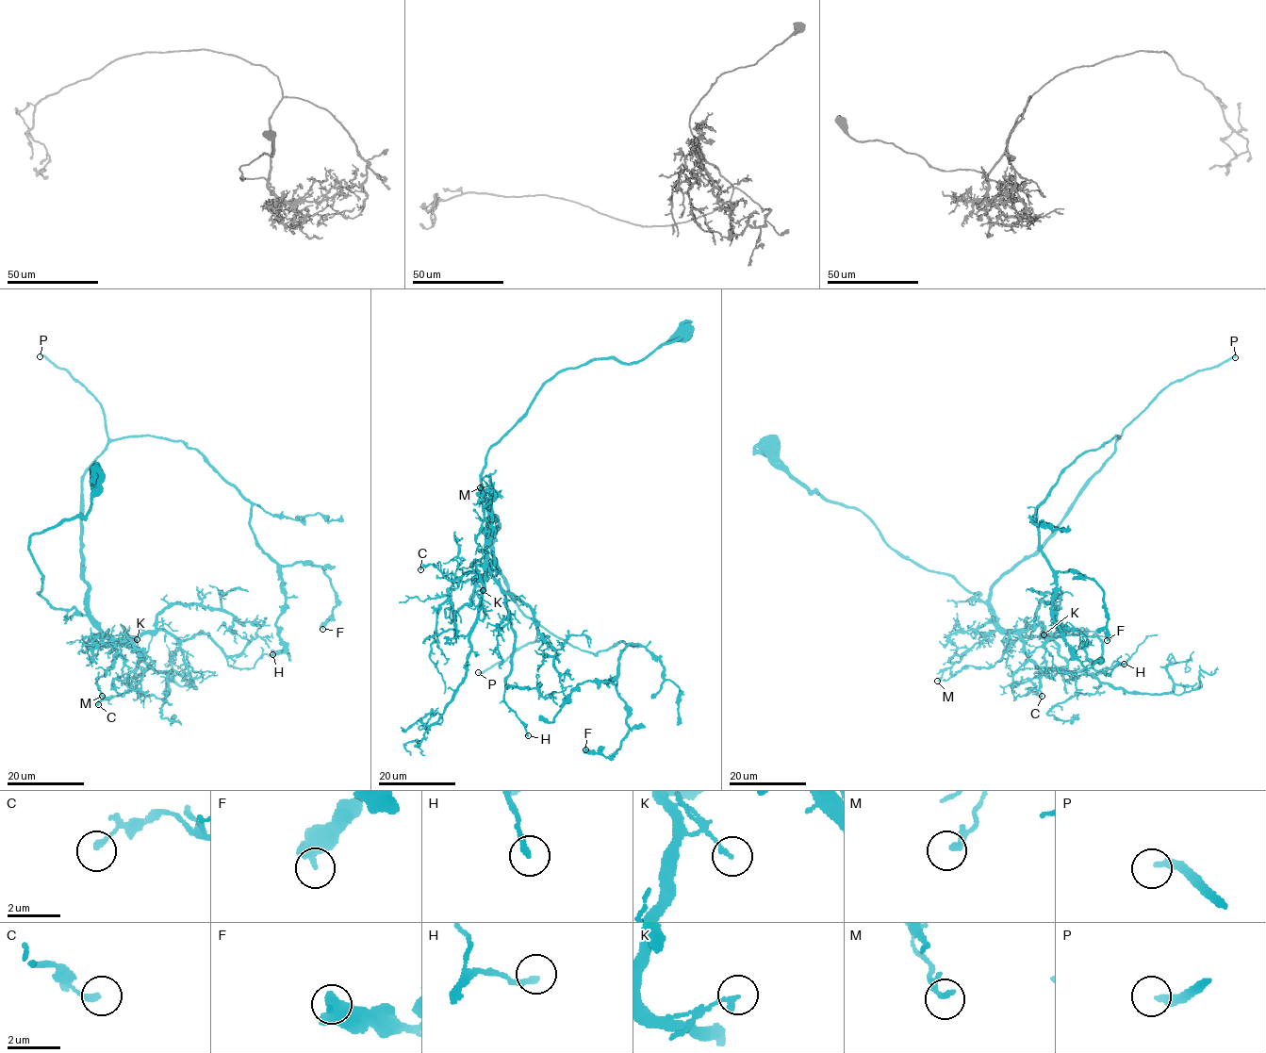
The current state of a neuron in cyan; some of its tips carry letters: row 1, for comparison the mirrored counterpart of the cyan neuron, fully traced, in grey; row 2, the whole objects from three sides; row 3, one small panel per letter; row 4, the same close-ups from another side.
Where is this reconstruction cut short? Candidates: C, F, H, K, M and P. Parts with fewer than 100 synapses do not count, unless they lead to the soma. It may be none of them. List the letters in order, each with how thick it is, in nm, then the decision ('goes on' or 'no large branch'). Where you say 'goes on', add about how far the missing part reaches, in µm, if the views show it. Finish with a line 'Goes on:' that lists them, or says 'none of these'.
C: calibre 200 nm; no large branch
F: calibre 480 nm; no large branch
H: calibre 200 nm; no large branch
K: calibre 170 nm; no large branch
M: calibre 220 nm; no large branch
P: calibre 260 nm; goes on; missing 200 µm
Goes on: P

